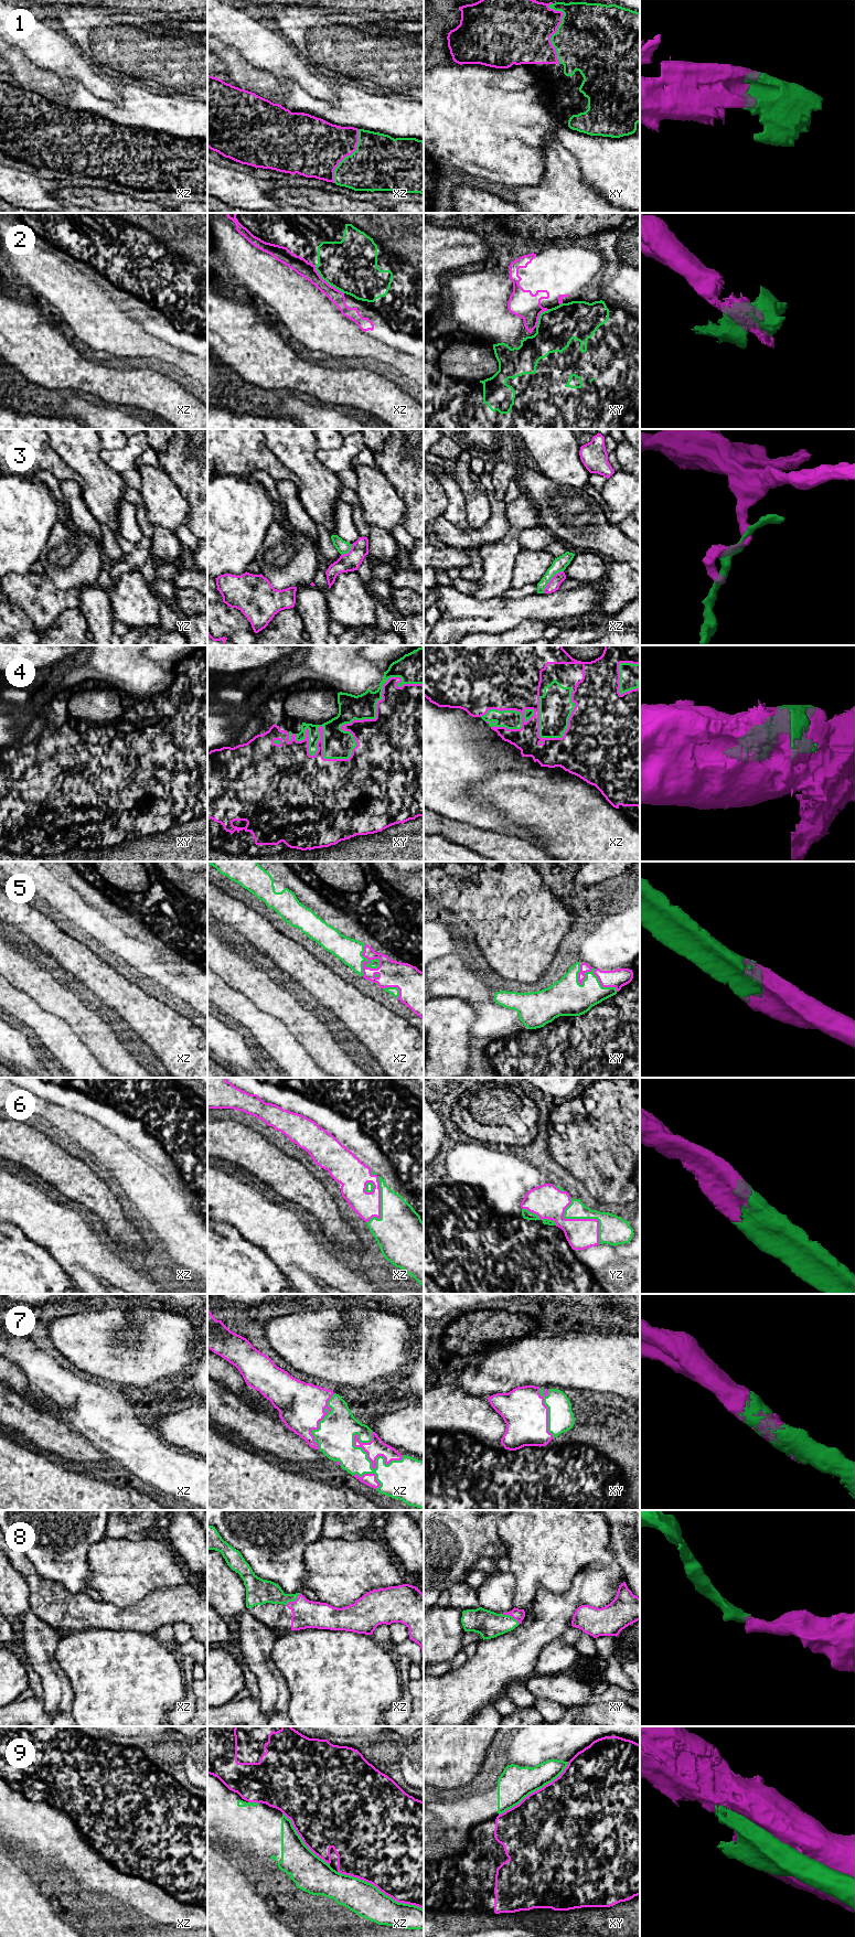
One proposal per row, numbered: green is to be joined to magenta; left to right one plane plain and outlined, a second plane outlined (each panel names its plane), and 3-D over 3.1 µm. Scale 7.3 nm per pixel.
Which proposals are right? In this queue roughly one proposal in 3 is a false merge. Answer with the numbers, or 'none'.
1, 4, 5, 6, 7, 8

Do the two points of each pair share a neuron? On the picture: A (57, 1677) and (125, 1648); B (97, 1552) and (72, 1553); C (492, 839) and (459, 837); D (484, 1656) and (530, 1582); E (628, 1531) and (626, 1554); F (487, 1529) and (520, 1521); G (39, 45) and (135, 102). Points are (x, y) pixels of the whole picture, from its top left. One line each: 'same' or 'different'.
A: different
B: different
C: same
D: different
E: same
F: different
G: different

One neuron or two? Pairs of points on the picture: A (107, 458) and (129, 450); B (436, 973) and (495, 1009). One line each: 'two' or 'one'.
A: one
B: one

